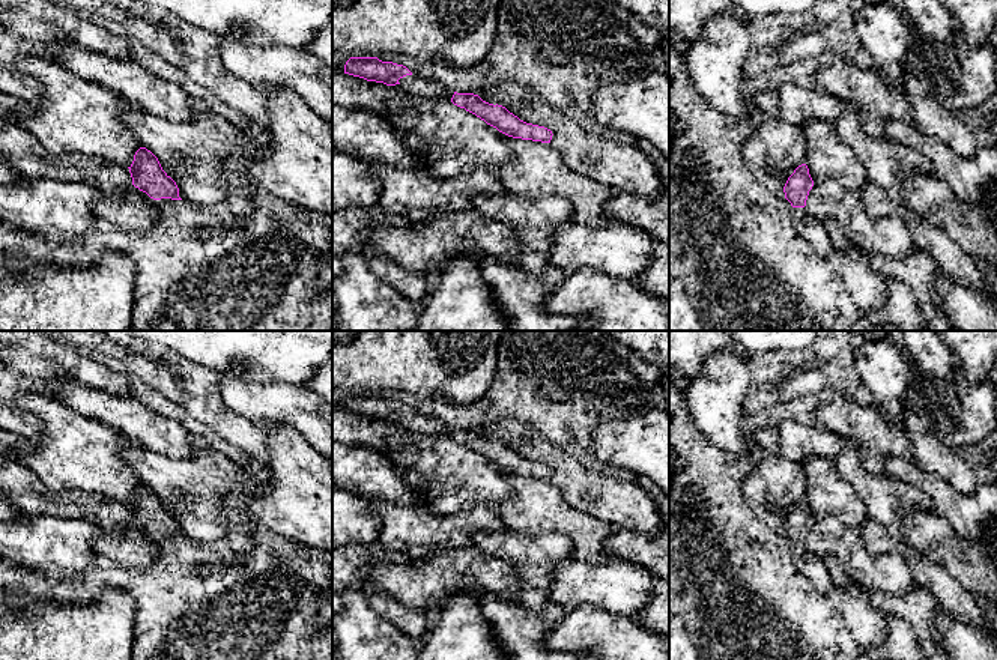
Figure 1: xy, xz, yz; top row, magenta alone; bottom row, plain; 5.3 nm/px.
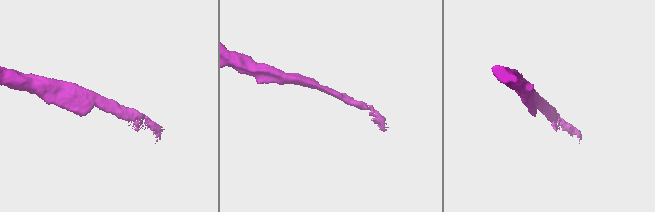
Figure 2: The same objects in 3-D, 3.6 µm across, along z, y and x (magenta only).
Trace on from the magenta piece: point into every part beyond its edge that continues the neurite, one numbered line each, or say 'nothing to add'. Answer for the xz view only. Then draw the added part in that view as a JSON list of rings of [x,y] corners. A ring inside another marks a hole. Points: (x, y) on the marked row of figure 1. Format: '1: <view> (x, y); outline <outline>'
1: xz (415, 84); outline [[[406,75],[398,80],[402,86],[408,89],[411,95],[418,95],[424,98],[435,98],[441,101],[451,101],[454,92],[439,81],[433,81],[430,78],[418,77],[418,75]]]

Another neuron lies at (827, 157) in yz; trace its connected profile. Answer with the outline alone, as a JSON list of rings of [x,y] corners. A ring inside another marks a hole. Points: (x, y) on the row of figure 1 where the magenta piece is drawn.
[[[817,119],[805,128],[806,165],[815,182],[833,177],[847,189],[860,192],[869,182],[862,161],[845,146],[830,122]]]

